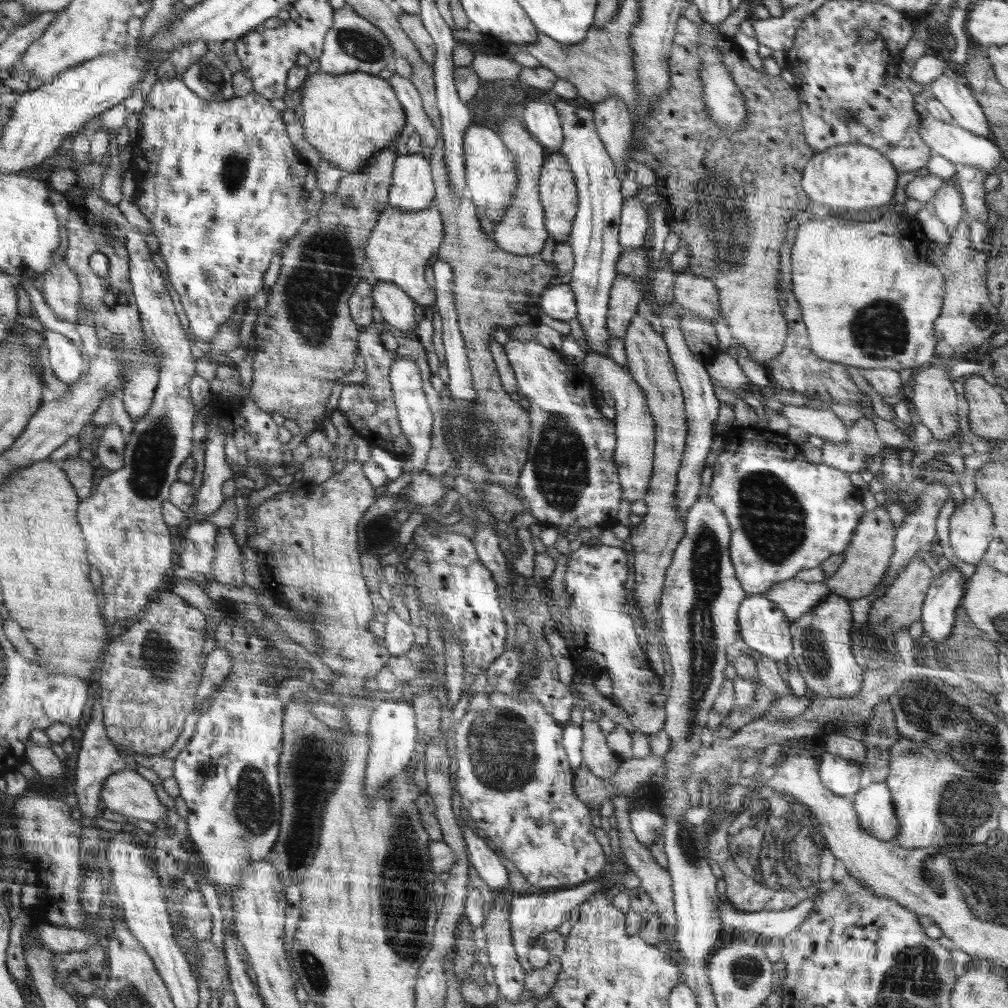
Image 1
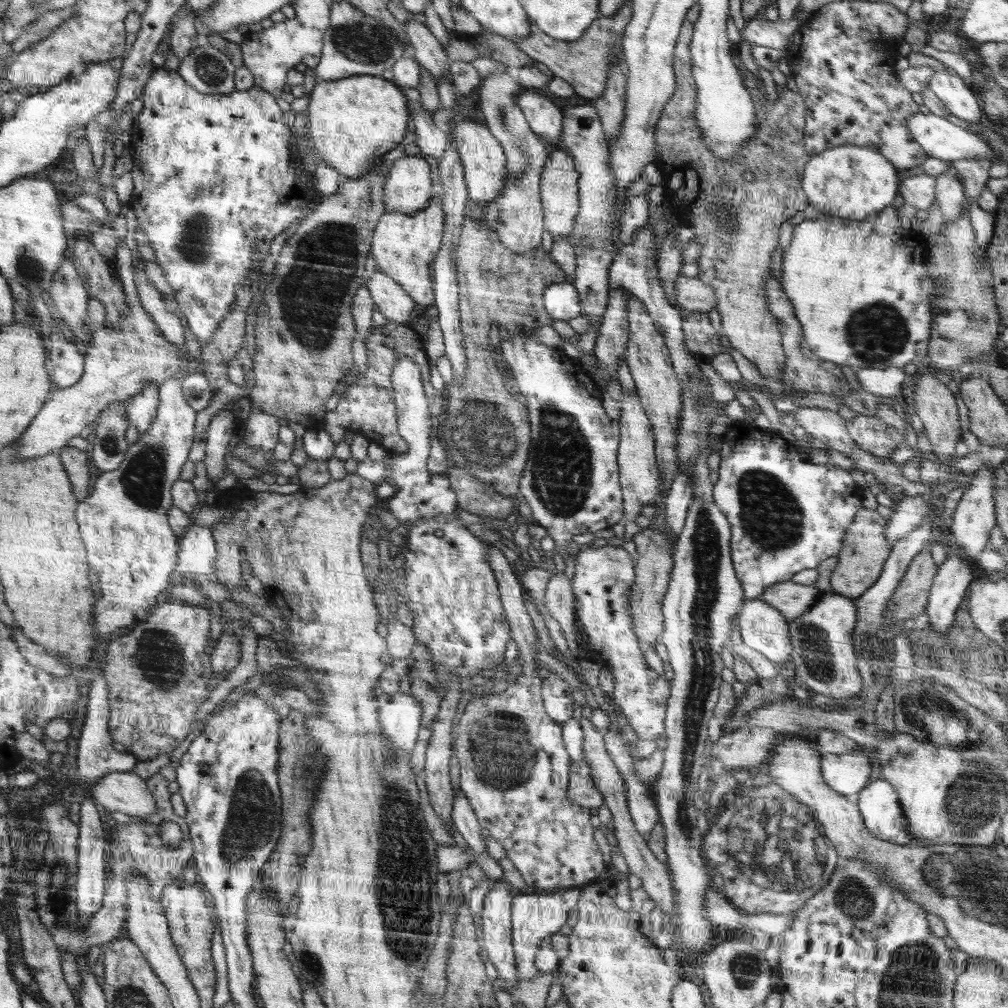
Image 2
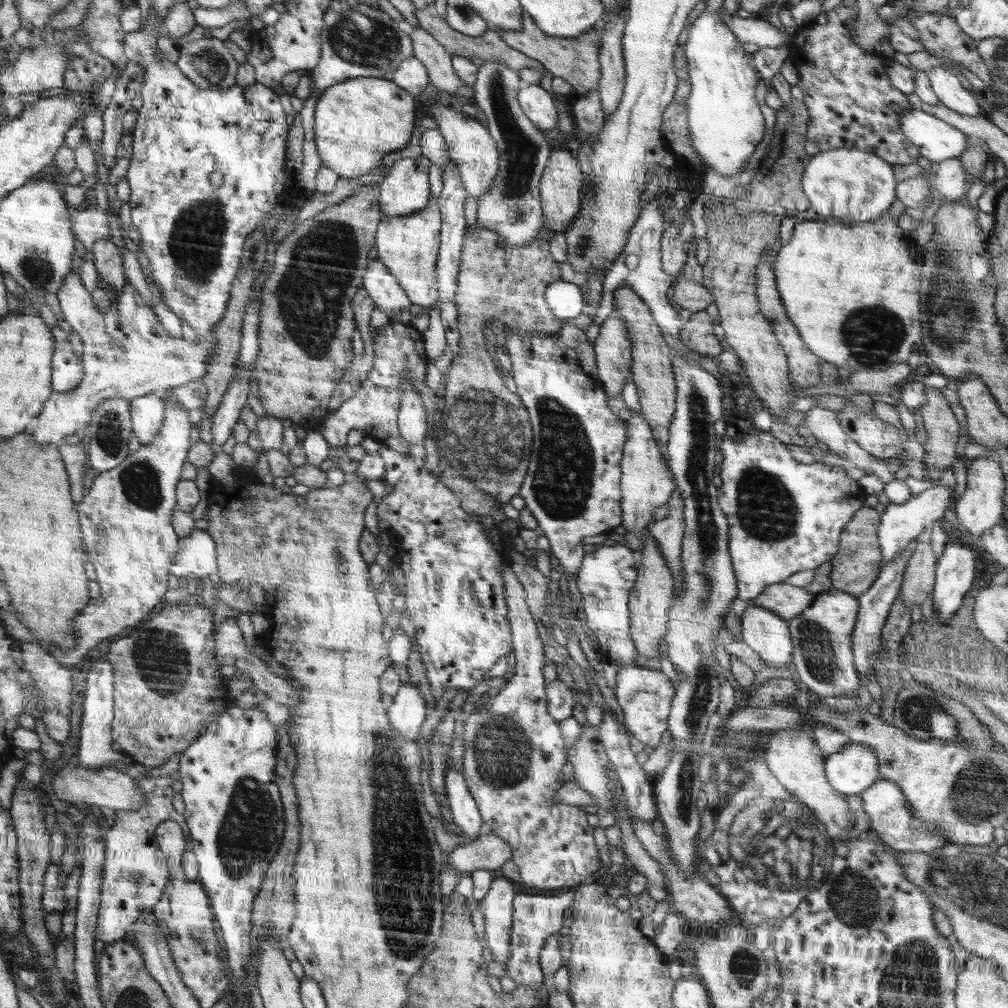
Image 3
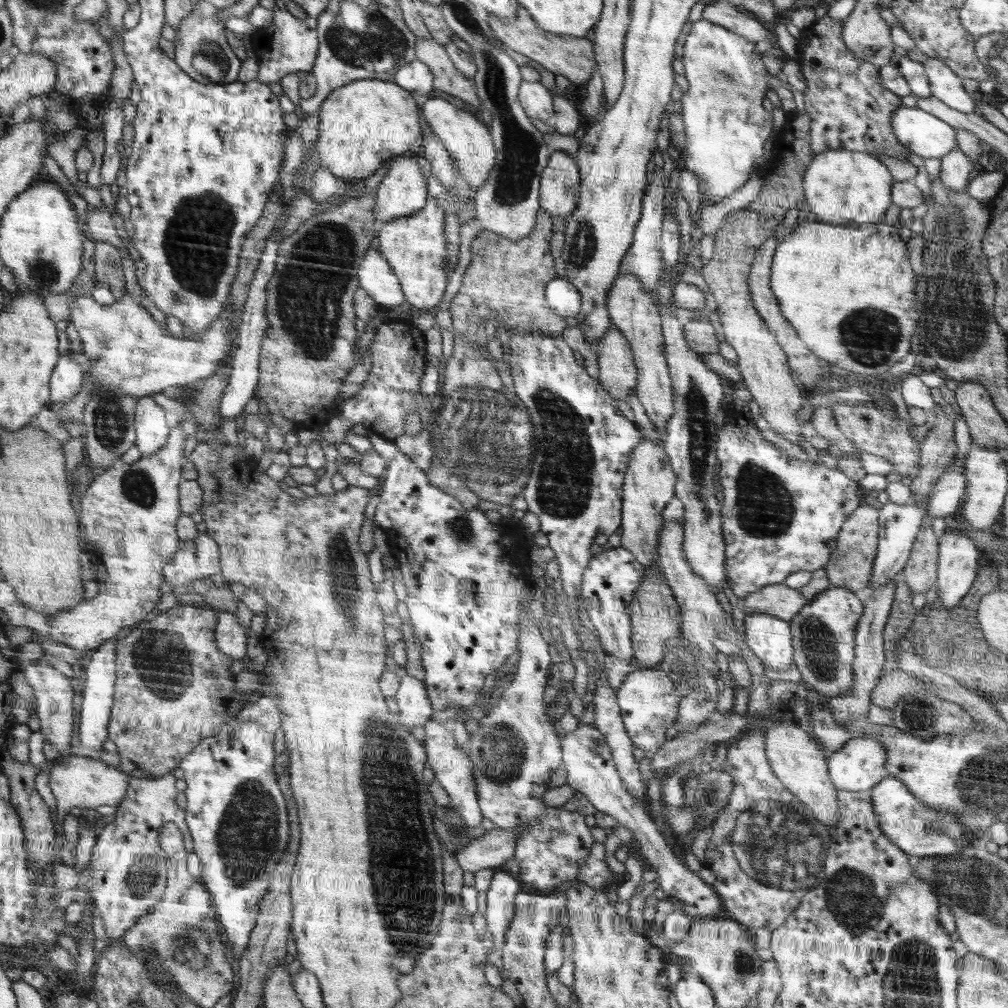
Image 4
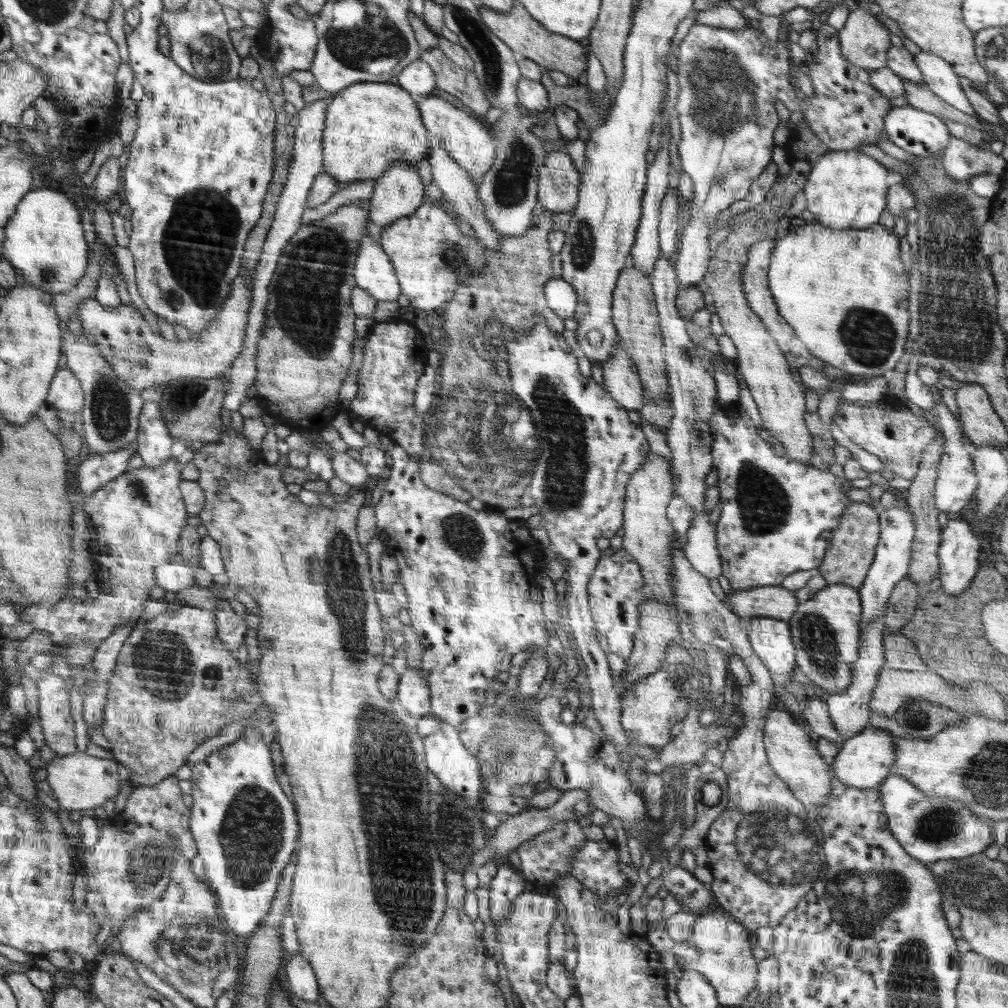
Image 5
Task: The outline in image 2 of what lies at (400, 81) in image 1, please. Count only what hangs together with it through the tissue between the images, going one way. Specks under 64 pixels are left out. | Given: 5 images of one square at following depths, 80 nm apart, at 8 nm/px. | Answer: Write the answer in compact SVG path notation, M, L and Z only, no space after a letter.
M398 85L398 88L405 94L406 101L410 106L410 116L412 116L421 154L424 157L432 156L439 161L444 155L446 144L448 144L448 134L434 124L431 114L421 104L421 97L417 89L402 85Z

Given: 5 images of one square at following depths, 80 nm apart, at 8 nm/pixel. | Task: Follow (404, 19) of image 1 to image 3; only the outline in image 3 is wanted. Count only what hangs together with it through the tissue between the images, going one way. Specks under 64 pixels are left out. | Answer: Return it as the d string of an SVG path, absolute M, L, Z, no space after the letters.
M419 26L409 29L409 35L413 42L413 57L427 68L432 87L450 95L475 98L474 89L458 78L450 52L439 41Z

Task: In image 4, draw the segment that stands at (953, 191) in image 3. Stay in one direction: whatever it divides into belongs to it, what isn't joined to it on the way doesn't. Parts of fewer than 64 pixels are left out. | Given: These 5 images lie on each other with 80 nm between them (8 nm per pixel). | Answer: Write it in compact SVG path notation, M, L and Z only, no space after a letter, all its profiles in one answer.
M959 147L954 148L954 152L942 158L939 179L947 189L965 190L973 175L981 171L977 167L979 165L972 164Z

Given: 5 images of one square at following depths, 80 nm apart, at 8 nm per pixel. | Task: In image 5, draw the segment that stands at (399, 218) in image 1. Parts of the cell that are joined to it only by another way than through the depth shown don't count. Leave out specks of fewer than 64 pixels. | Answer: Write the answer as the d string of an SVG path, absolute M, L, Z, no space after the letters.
M429 200L414 215L384 227L380 244L396 269L401 293L408 298L410 306L424 311L440 311L442 304L452 300L458 275L464 277L465 284L471 273L481 272L487 266L485 250L477 237L463 235L459 223Z

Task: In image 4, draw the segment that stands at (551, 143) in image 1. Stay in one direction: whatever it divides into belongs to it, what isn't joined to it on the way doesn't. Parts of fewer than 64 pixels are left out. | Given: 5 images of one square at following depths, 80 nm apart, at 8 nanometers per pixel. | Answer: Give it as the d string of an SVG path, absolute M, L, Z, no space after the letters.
M523 81L517 96L528 117L551 123L554 116L553 98L540 82Z

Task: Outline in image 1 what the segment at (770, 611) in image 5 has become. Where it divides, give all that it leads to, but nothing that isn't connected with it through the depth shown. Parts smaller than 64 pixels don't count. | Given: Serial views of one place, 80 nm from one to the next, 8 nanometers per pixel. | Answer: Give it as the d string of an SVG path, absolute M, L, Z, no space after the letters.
M790 579L776 584L765 593L766 599L776 603L790 622L811 612L824 601L831 591L823 583L806 583L800 579Z

